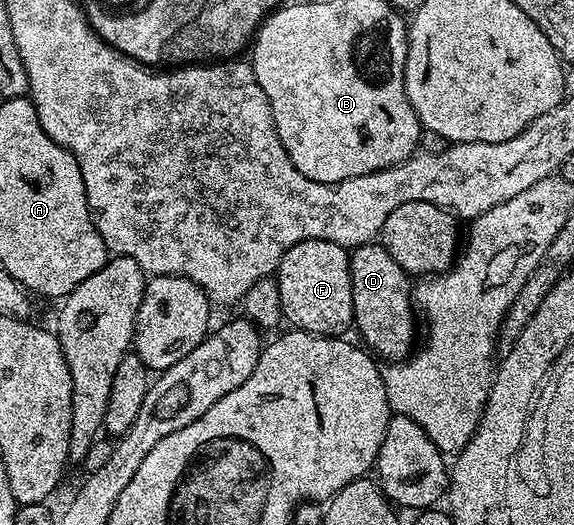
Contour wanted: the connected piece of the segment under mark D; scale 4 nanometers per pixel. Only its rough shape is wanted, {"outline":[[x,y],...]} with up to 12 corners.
{"outline":[[379,241],[352,248],[353,321],[381,361],[419,339],[411,276]]}

